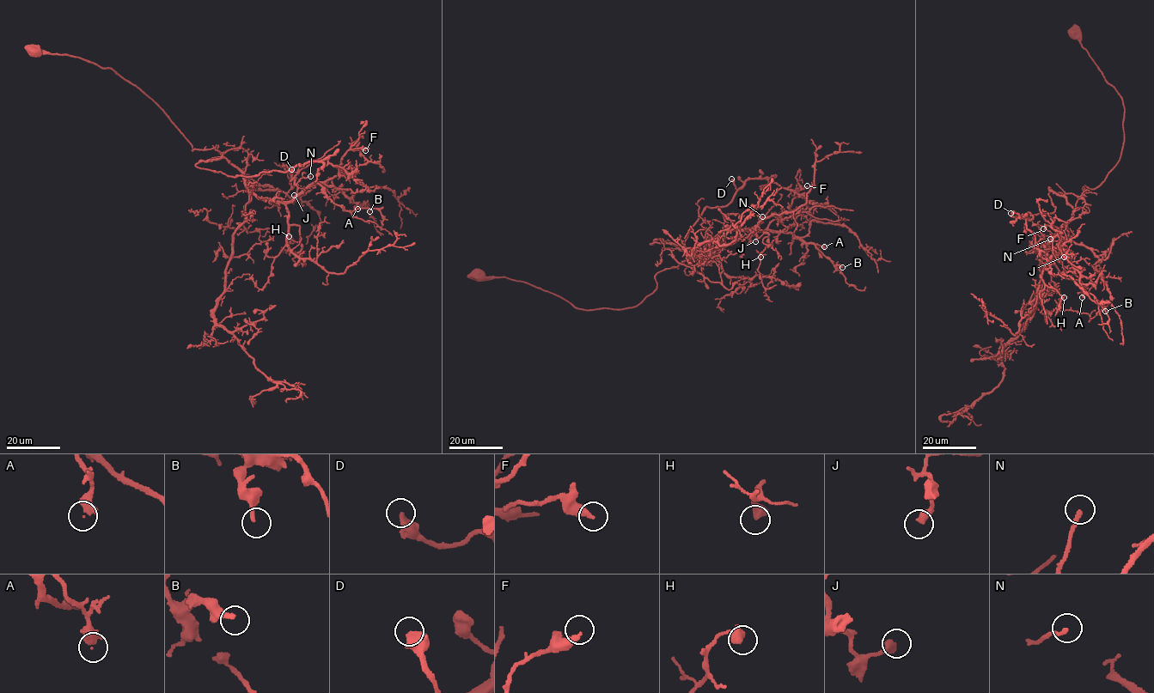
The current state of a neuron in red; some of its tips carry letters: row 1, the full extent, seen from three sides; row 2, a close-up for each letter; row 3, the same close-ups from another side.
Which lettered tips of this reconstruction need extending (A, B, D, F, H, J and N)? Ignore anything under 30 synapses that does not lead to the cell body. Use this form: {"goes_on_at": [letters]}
{"goes_on_at": []}

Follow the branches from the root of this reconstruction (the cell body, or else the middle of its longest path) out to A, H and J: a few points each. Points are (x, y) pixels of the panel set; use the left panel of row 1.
A: (36, 51), (112, 69), (192, 151), (215, 148), (259, 197), (294, 201), (325, 184), (357, 209)
H: (36, 51), (136, 85), (192, 151), (215, 148), (283, 203), (299, 252), (289, 236)
J: (36, 51), (112, 69), (155, 103), (192, 151), (215, 148), (258, 197), (283, 201), (294, 195)

